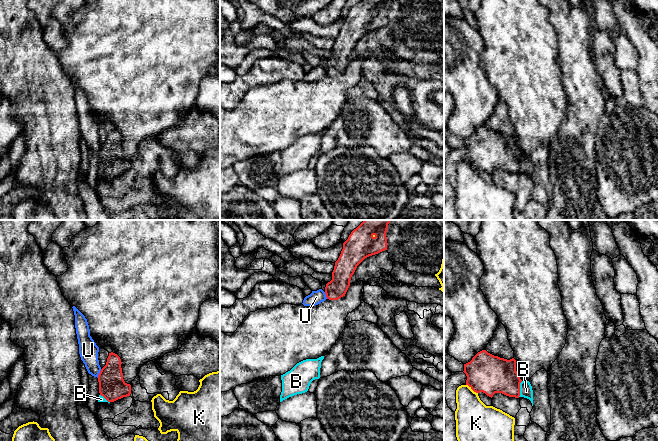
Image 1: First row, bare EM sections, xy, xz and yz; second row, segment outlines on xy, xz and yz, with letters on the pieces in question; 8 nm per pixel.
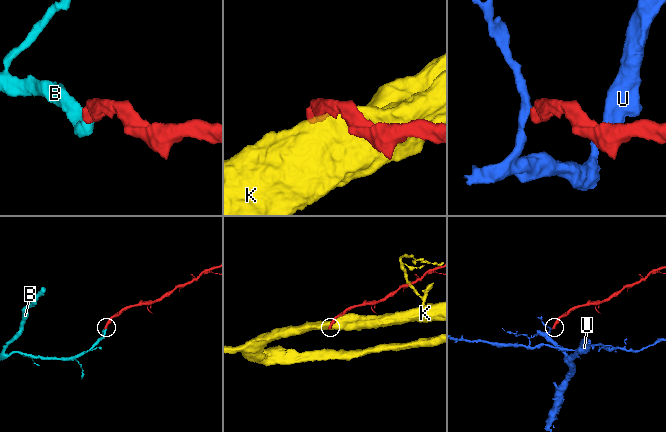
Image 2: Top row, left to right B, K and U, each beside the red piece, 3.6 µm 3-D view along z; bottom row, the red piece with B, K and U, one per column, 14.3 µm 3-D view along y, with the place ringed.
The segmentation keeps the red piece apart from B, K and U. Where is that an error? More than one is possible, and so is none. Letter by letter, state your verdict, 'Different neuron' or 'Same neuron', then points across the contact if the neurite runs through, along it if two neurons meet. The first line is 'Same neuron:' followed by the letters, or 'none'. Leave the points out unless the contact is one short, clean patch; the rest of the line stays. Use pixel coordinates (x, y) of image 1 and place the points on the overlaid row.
Same neuron: B
B: Same neuron. Path across: yz (492, 374), (501, 376), (519, 389), (526, 391)
K: Different neuron
U: Different neuron. Boundary: xy (101, 369), (97, 377)

